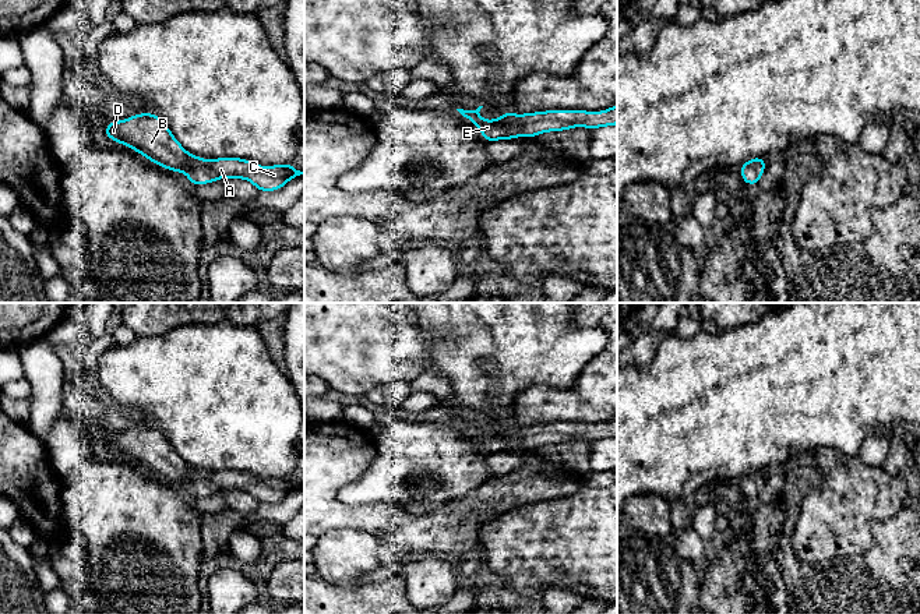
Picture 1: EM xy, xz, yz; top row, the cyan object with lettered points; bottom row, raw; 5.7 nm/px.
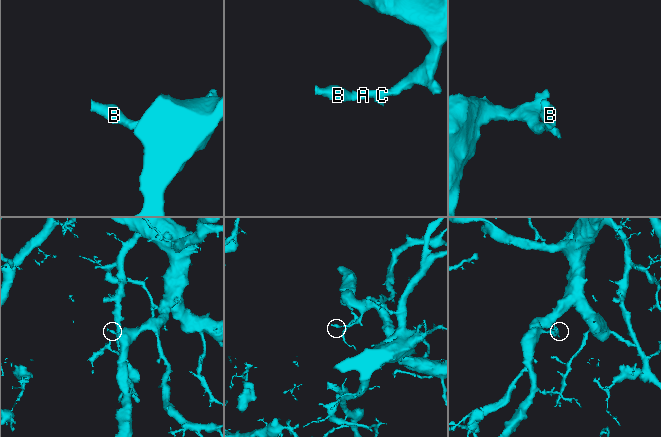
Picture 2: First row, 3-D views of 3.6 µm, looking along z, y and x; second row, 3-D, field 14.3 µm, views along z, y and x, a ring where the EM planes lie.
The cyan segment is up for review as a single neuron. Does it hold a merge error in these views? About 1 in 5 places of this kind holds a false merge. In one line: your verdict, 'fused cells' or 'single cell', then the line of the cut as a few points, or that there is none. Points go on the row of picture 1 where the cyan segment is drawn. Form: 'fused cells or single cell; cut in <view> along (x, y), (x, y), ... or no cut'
single cell; no cut

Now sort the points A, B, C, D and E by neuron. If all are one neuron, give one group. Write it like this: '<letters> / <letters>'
A B C D E

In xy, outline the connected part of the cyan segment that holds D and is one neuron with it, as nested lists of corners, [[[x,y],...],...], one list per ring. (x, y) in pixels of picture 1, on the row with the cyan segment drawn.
[[[148,112],[121,121],[110,121],[106,126],[105,135],[130,147],[155,165],[172,172],[186,173],[194,186],[229,177],[246,179],[258,191],[274,191],[304,173],[290,163],[265,167],[239,158],[207,160],[190,155],[173,137],[165,121]]]

